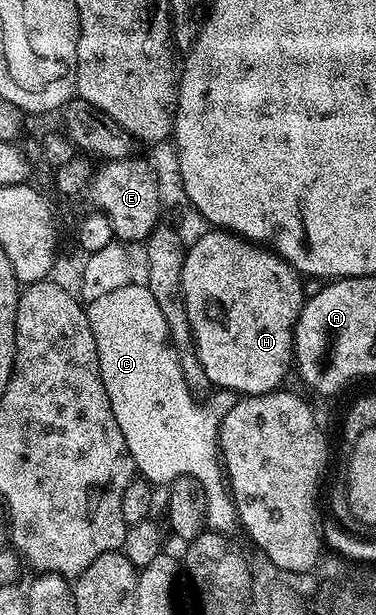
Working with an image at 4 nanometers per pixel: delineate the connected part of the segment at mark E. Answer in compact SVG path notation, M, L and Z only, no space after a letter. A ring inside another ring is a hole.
M141 158L141 159L140 159ZM147 158L114 159L103 164L90 181L90 192L96 198L95 206L112 221L112 233L125 244L143 244L161 222L162 206L159 185Z

